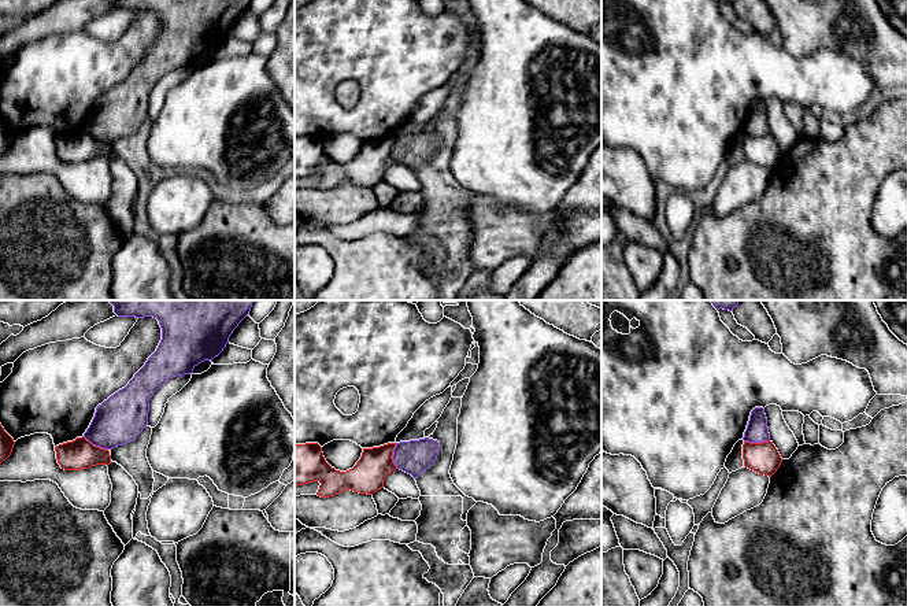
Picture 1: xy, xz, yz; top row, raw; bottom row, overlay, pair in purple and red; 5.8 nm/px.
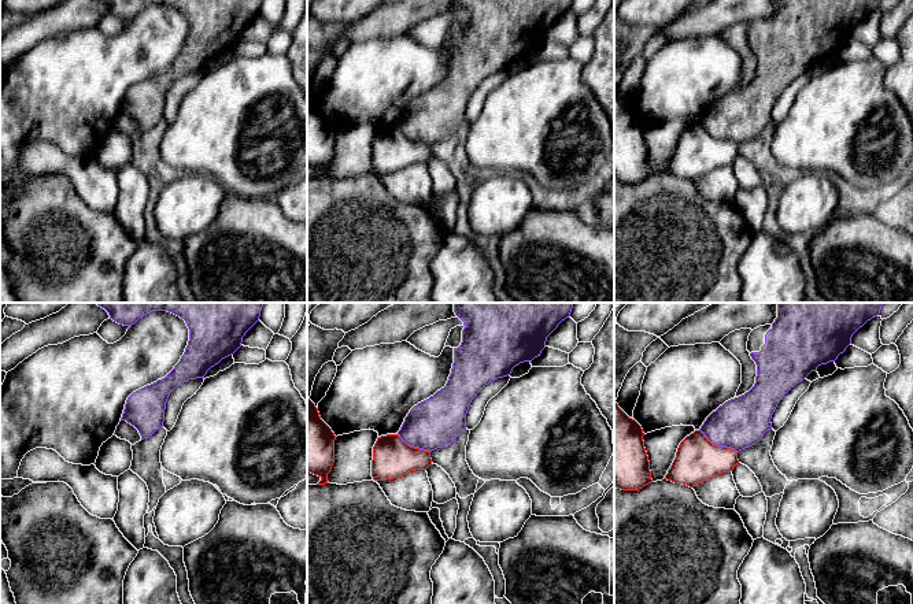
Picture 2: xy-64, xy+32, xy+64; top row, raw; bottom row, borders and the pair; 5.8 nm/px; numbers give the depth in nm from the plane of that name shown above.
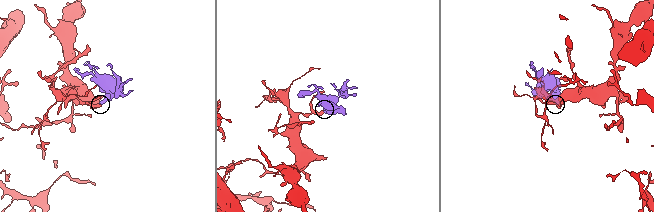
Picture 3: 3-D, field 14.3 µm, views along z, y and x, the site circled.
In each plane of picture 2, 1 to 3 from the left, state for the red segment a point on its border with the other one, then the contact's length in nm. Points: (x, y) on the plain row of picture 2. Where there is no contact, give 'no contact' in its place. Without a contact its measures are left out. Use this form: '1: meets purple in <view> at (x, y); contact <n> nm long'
1: no contact
2: meets purple in xy+32 at (413, 139); contact 220 nm long
3: meets purple in xy+64 at (717, 139); contact 260 nm long

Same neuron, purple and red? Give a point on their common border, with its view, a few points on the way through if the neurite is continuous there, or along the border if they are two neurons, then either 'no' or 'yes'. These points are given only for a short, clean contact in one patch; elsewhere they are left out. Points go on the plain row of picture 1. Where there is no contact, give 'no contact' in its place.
meets purple in xz at (392, 148); border along xz (395, 136), (392, 154), (398, 161); no

